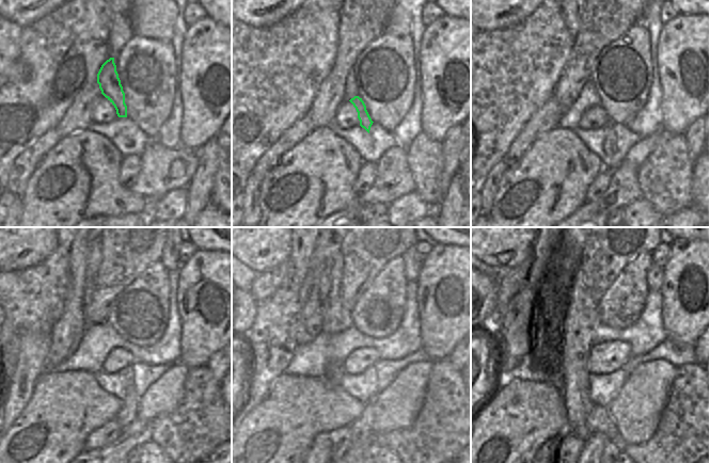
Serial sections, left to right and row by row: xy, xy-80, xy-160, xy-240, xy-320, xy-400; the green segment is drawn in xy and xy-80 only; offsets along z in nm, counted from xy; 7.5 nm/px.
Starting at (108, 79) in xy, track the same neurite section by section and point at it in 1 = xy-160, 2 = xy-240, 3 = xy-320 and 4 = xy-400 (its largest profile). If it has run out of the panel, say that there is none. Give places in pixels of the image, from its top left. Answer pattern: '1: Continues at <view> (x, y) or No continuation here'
1: Continues at xy-160 (610, 141)
2: Continues at xy-240 (127, 413)
3: Continues at xy-320 (362, 433)
4: Continues at xy-400 (594, 444).

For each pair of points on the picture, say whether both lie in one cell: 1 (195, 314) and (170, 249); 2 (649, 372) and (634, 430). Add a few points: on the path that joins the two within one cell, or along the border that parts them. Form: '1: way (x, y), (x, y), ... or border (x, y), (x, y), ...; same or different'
1: border (183, 262), (179, 269); different
2: way (647, 386), (635, 411), (635, 416); same

